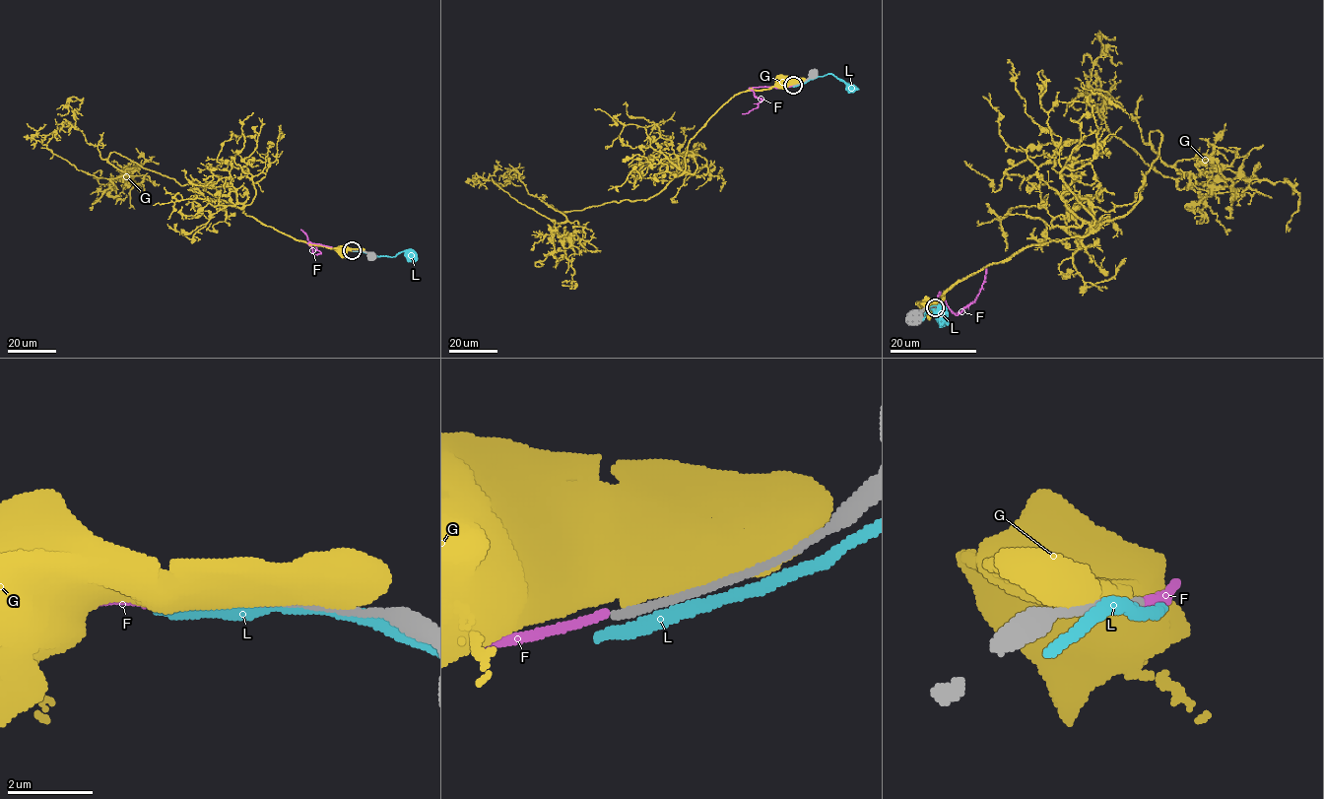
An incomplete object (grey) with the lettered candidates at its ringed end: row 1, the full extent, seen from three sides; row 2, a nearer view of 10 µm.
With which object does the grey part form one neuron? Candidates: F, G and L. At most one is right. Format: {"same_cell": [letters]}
{"same_cell": []}

